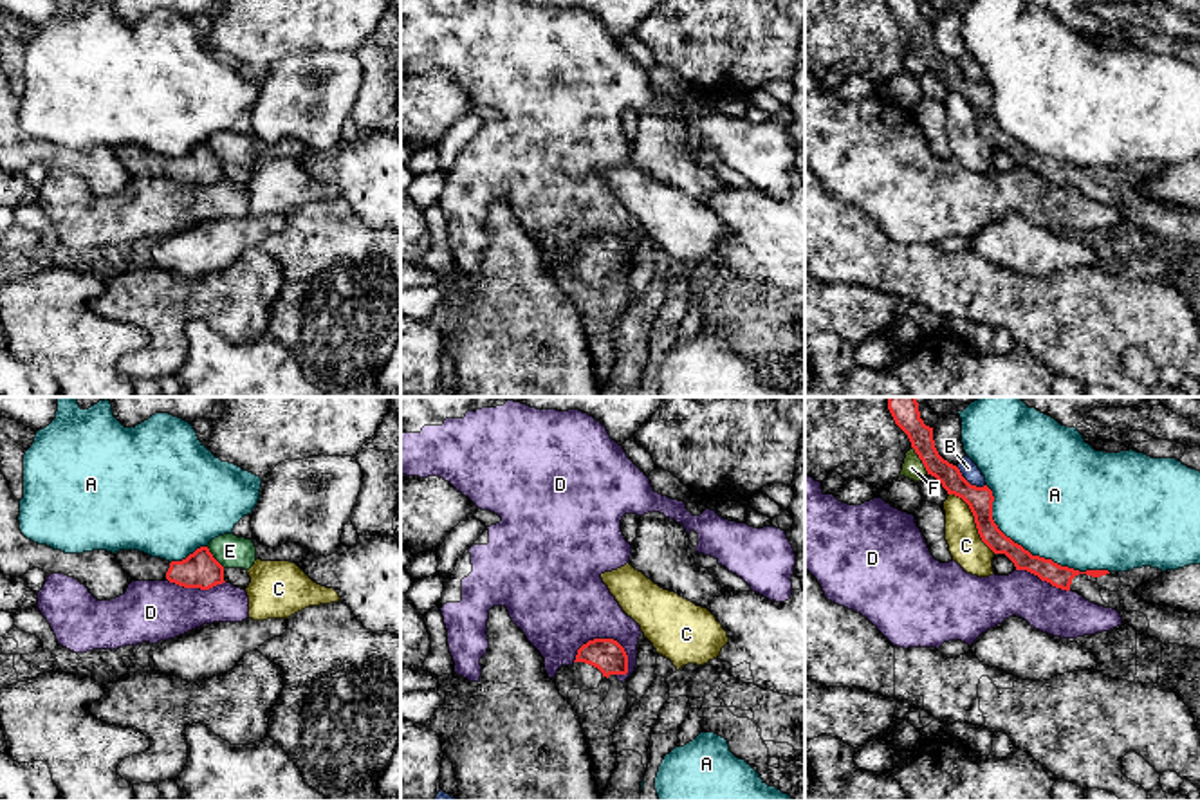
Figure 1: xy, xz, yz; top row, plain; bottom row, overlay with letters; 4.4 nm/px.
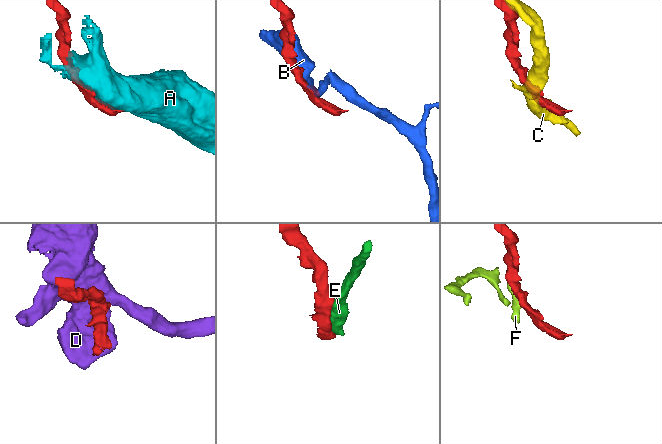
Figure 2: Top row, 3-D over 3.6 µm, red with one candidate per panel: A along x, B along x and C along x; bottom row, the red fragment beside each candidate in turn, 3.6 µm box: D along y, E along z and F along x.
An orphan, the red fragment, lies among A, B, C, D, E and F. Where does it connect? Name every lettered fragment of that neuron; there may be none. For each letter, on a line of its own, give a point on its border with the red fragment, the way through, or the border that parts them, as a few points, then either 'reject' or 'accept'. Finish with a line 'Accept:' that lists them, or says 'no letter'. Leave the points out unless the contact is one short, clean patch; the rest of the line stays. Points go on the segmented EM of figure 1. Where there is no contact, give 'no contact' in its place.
A: meets red in yz at (1031, 554); reject
B: meets red in yz at (969, 484); reject
C: meets red in yz at (975, 520); reject
D: meets red in xz at (607, 639); border along xz (572, 661), (589, 641), (614, 639), (627, 655), (628, 672); reject
E: meets red in xy at (213, 558); reject
F: meets red in yz at (921, 459); reject
Accept: no letter

